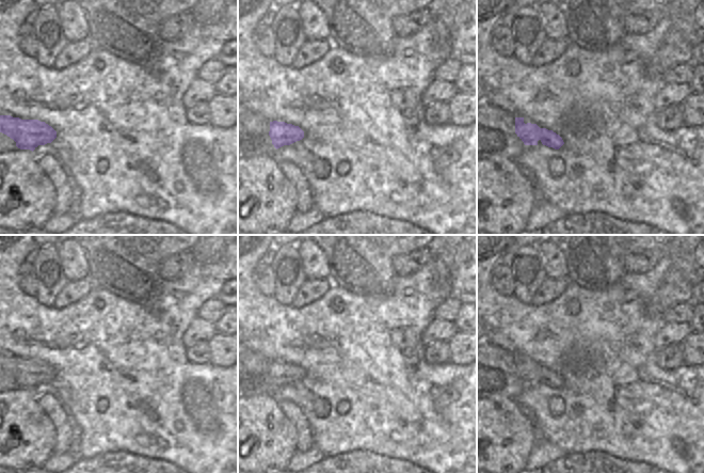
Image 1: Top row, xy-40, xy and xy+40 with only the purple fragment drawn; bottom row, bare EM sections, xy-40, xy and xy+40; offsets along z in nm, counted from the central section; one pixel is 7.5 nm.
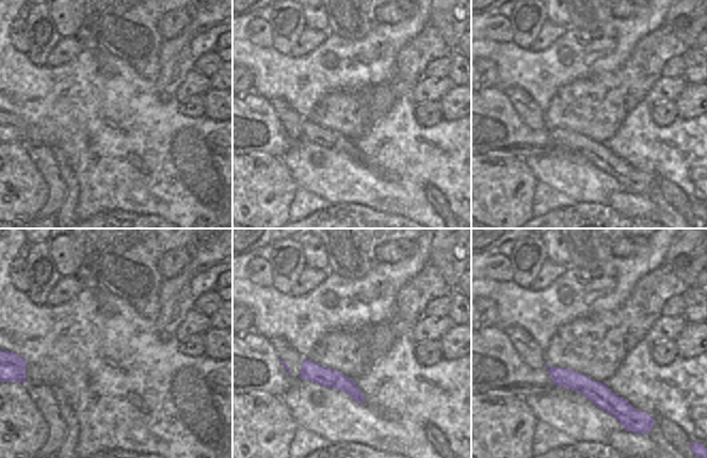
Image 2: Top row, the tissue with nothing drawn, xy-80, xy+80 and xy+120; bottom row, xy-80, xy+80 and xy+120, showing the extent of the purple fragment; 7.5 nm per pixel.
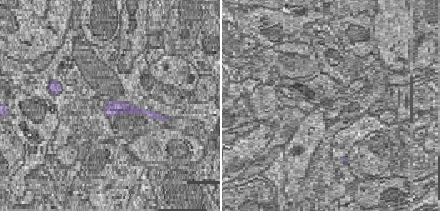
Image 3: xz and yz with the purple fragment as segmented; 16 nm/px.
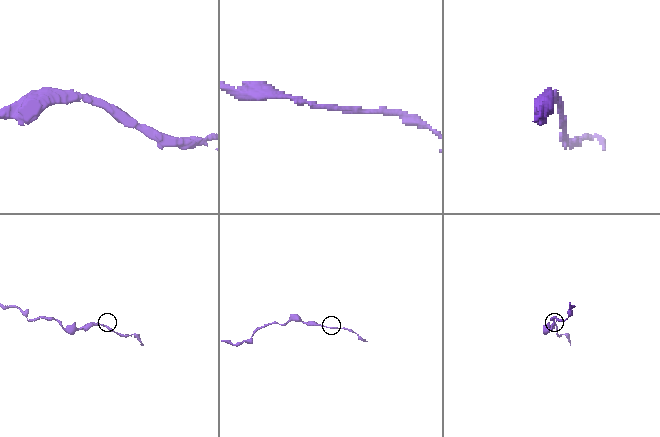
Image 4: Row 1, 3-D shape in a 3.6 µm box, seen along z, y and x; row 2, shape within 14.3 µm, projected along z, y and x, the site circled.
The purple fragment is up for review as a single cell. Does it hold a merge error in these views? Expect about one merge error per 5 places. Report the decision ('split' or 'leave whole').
leave whole

